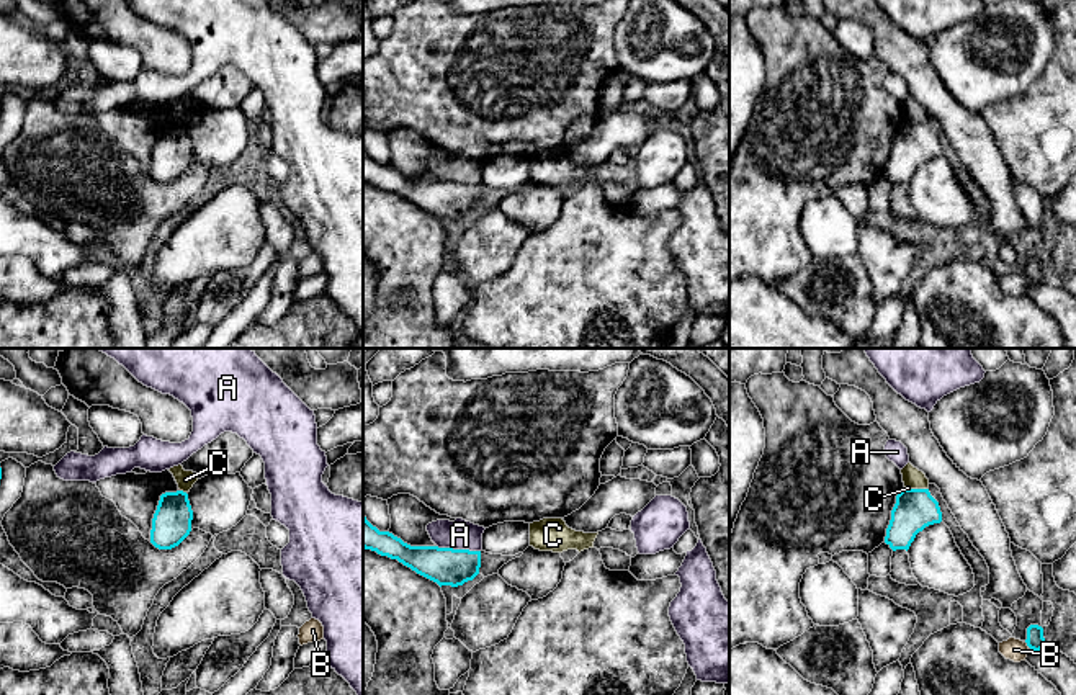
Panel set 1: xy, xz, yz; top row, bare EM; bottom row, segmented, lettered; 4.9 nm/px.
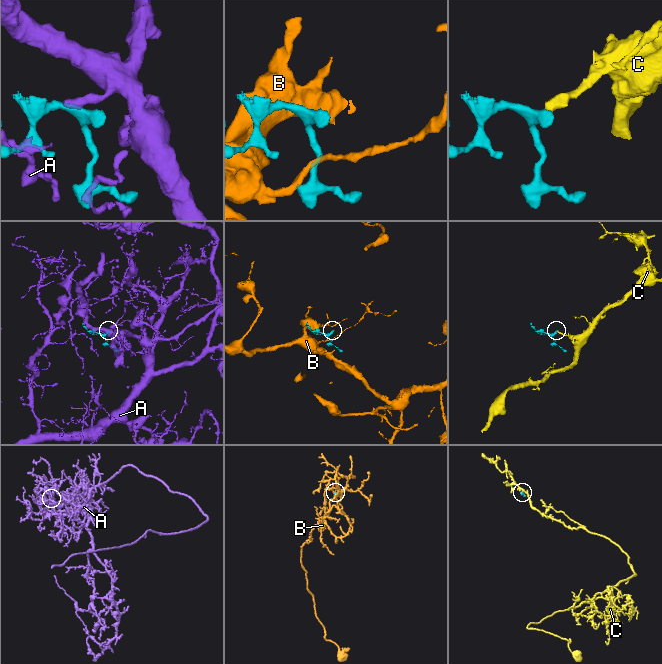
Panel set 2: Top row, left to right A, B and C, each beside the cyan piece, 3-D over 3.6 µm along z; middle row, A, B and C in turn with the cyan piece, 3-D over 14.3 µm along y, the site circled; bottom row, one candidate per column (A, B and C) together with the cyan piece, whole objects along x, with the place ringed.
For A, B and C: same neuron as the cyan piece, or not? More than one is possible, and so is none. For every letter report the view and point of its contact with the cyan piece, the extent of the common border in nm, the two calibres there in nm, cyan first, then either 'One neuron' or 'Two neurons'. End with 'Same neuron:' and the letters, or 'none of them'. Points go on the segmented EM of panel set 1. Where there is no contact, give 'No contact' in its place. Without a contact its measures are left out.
A: Touches cyan at xz (458, 550). Shared border 220 nm. Thickness 190 nm (cyan) against 140 nm. Two neurons
B: Touches cyan at yz (1027, 645). Shared border 40 nm. Thickness 90 nm (cyan) against 110 nm. Two neurons
C: Touches cyan at yz (916, 489). Shared border 120 nm. Thickness 200 nm (cyan) against 100 nm. Two neurons
Same neuron: none of them

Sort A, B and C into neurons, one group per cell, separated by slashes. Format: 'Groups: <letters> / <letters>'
Groups: A / B / C

